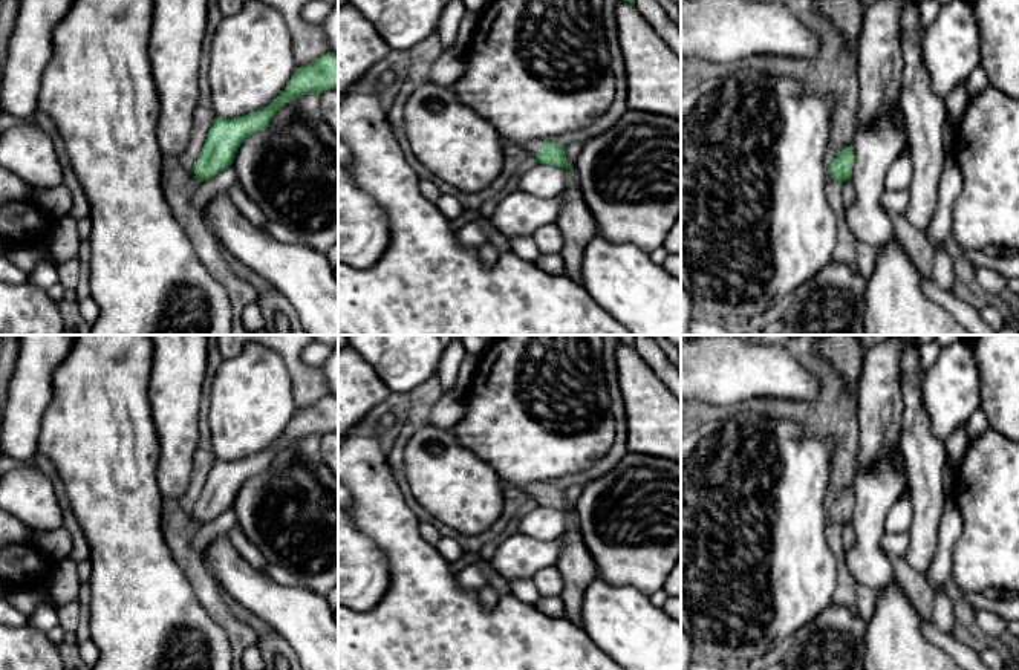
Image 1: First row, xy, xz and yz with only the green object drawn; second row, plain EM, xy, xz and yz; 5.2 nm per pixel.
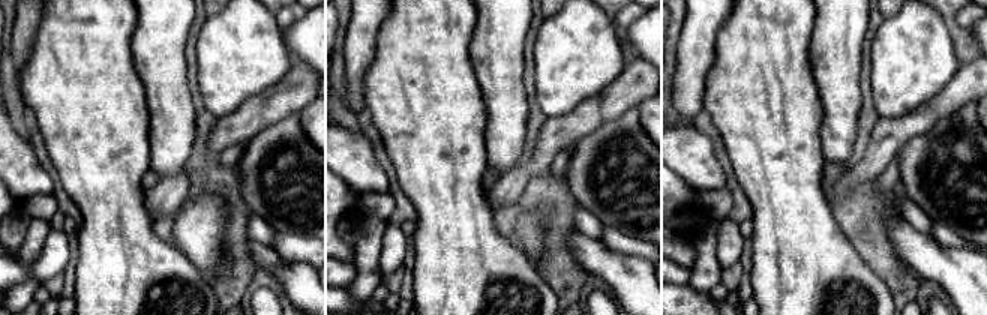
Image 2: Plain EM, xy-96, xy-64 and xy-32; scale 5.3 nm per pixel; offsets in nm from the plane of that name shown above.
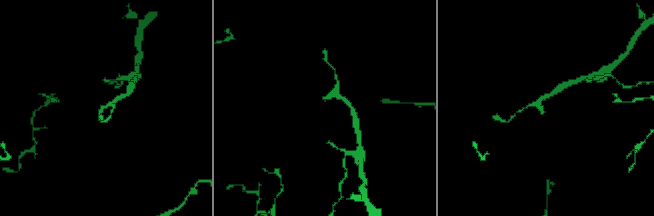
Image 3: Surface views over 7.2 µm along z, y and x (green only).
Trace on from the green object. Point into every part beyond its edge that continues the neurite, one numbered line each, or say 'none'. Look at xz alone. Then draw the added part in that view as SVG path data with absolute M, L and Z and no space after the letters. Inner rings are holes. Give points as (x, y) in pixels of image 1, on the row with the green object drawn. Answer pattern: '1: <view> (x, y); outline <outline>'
1: xz (534, 146); outline M532 139L522 145L522 150L525 150L529 154L536 154L542 148L543 148L543 139Z

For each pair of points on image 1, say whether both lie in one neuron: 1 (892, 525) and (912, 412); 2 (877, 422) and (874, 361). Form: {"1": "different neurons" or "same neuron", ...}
{"1": "different neurons", "2": "same neuron"}

